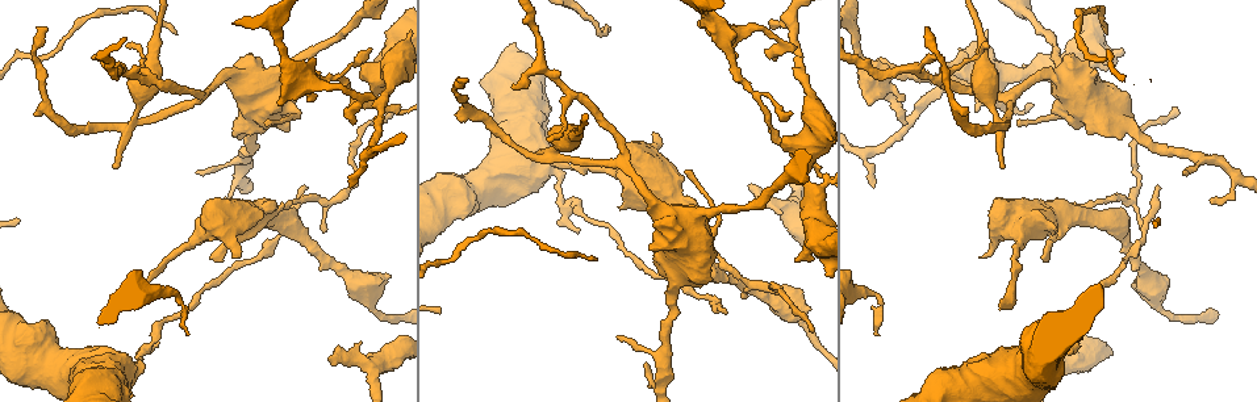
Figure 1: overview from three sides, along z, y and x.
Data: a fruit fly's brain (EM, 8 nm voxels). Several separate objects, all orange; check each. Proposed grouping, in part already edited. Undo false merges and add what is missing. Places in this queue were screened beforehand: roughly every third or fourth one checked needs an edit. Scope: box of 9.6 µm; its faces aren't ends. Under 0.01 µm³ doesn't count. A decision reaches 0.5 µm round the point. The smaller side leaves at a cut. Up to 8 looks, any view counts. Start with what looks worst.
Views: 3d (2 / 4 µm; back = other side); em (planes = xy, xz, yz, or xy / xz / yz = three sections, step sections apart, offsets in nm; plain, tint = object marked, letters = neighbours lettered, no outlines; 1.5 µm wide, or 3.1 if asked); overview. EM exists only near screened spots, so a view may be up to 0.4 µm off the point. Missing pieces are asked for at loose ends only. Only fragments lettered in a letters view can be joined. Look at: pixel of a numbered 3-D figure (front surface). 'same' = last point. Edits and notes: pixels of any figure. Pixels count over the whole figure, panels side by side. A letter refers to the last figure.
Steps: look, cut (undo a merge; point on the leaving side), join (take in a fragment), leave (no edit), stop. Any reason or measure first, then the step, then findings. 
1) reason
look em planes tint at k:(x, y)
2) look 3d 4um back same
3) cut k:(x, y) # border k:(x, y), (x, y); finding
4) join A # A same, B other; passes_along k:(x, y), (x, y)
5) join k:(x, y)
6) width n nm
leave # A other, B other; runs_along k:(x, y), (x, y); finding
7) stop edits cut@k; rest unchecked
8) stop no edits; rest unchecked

thin end
look em planes letters at 1:(1158, 187)

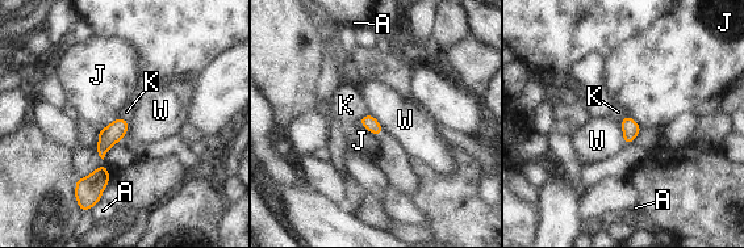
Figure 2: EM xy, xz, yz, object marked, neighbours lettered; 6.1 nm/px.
longest_contact J 160 nm
leave # A other, J other, K other, W other; no lettered fragment goes on from it

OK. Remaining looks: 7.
free end
look em planes plain at 1:(651, 134)

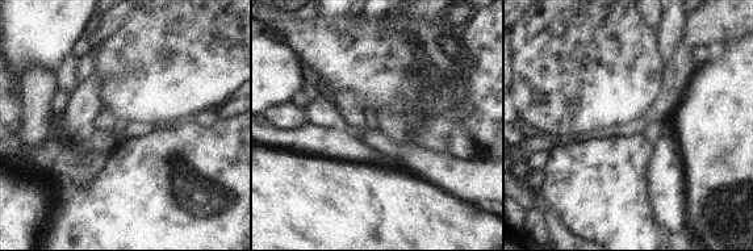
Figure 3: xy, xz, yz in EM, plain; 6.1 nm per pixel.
look em planes letters same

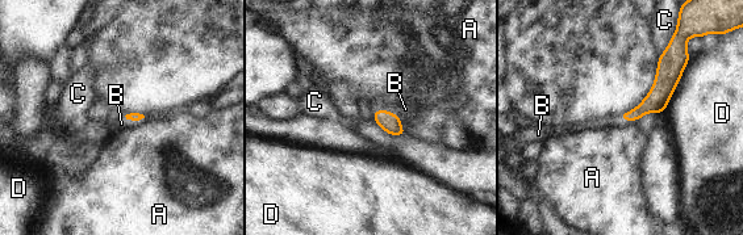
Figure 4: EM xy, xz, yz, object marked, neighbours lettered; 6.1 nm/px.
join B # A other, B same, C other, D other; the cell continues

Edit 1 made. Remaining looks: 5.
look overview

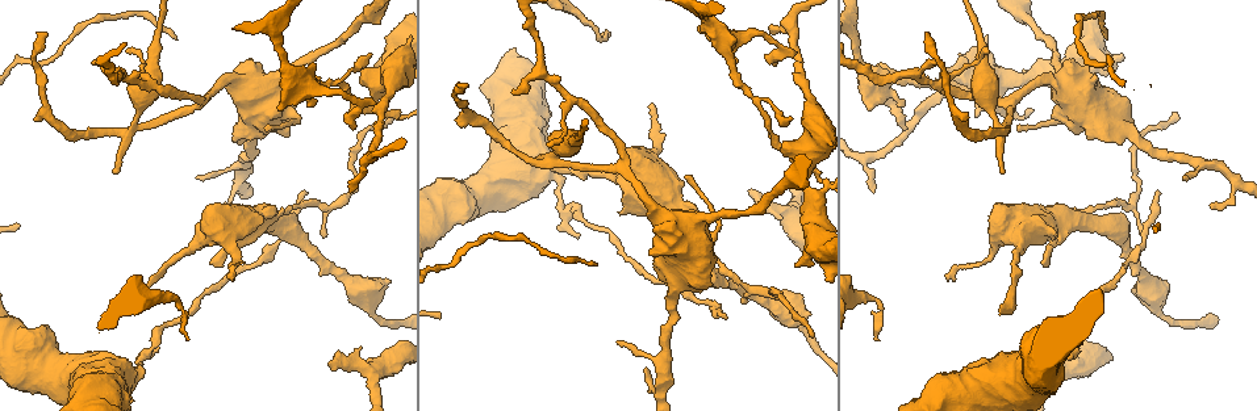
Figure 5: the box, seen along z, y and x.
look 3d 4um at 5:(1003, 171)

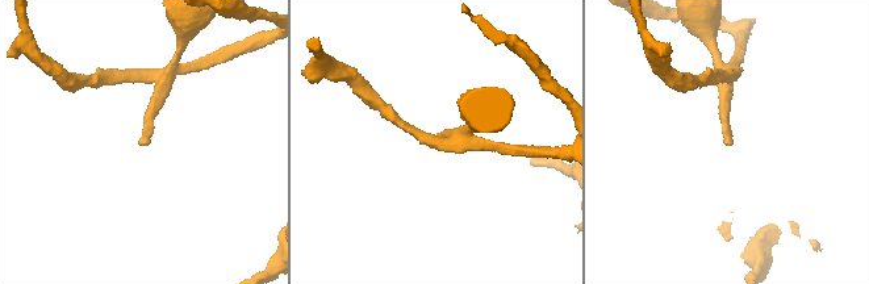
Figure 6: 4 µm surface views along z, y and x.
look em planes letters at 6:(729, 145)

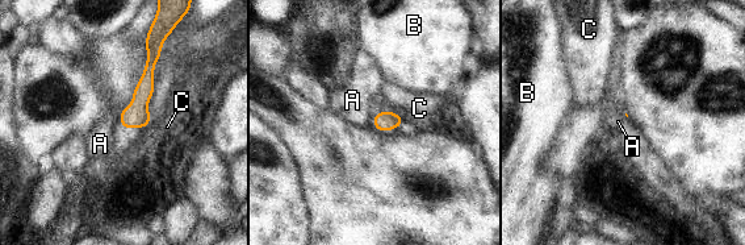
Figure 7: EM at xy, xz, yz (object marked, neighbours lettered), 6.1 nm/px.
leave # A other, B other, C other; border 7:(118, 115), (122, 127); no lettered fragment goes on from it

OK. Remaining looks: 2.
thick end
look em planes letters at 5:(234, 142)

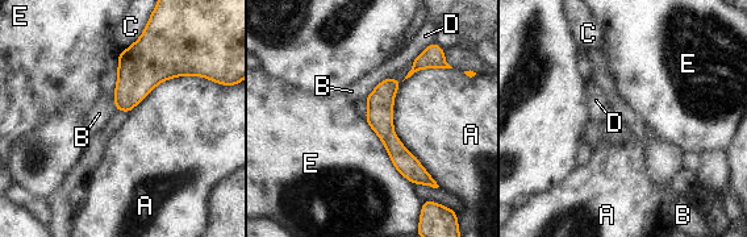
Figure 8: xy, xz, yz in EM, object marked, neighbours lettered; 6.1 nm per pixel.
leave # A other, B other, C other, D other, E other; border 8:(422, 67), (393, 133), (435, 181); no lettered fragment goes on from it

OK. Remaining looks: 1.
stop edits join@4; rest unchecked

